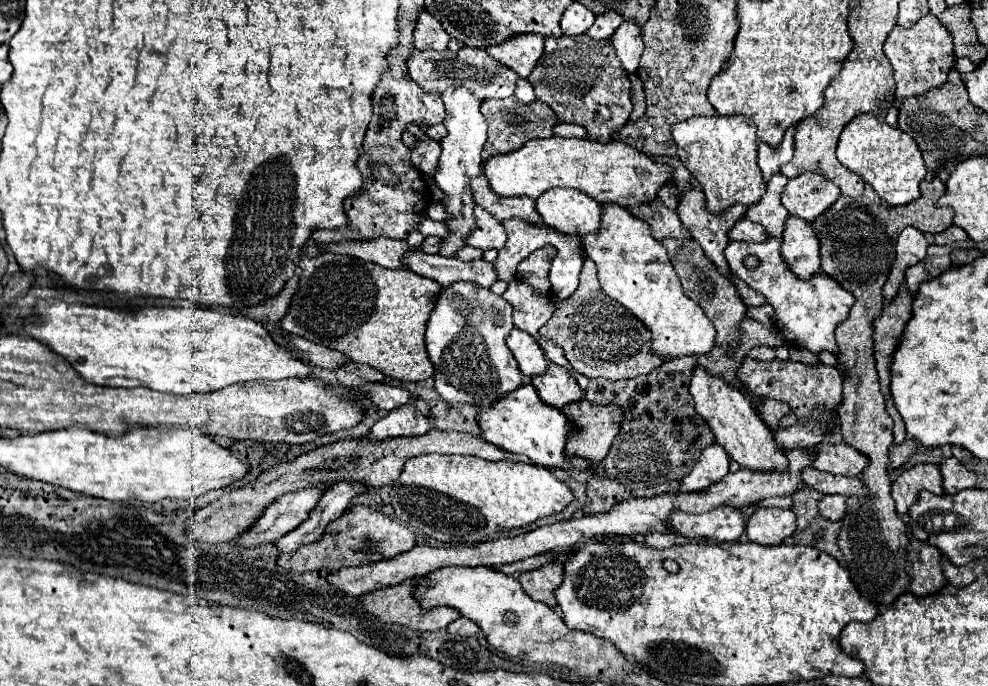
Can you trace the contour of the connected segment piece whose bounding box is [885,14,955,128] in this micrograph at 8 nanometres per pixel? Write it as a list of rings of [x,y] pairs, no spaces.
[[[927,14],[923,16],[915,26],[911,28],[901,28],[895,26],[885,40],[885,56],[889,58],[893,72],[895,72],[895,104],[891,106],[885,122],[889,126],[897,128],[897,118],[899,118],[899,106],[905,98],[911,96],[921,96],[933,88],[941,88],[945,84],[949,70],[955,66],[955,52],[953,52],[953,42],[949,30],[937,20],[937,16]]]

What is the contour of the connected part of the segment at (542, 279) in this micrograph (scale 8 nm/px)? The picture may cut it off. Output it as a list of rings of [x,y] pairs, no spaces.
[[[543,246],[535,252],[531,252],[519,266],[517,266],[517,274],[515,278],[523,284],[533,286],[535,290],[543,292],[545,296],[549,296],[551,292],[551,284],[549,284],[549,268],[551,268],[551,260],[555,256],[555,248],[553,246]]]

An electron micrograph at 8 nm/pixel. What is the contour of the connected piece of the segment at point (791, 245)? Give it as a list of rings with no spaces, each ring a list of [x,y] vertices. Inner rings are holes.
[[[789,216],[785,222],[785,230],[783,230],[783,246],[781,246],[781,254],[787,260],[789,268],[803,280],[811,278],[813,274],[819,272],[819,246],[821,242],[817,240],[817,232],[813,232],[813,224],[795,216]]]

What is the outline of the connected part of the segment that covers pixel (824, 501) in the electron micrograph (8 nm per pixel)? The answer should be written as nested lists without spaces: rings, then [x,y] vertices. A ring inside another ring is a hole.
[[[829,494],[829,496],[823,496],[819,500],[819,514],[825,516],[827,520],[841,520],[843,514],[845,514],[845,502],[847,498],[845,496],[837,496],[837,494]]]

